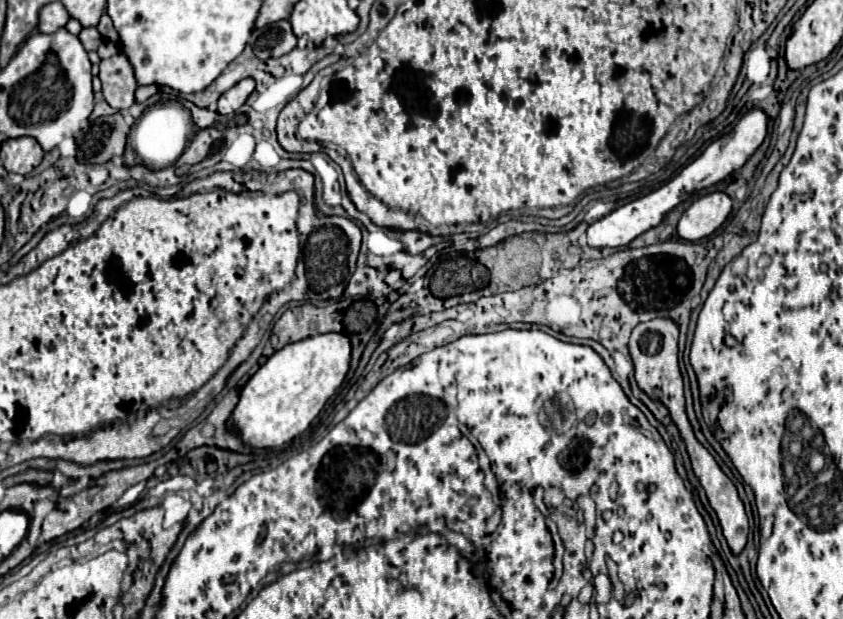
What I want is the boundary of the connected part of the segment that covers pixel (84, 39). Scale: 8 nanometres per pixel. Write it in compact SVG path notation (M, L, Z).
M89 27L89 29L83 29L81 33L79 33L79 39L81 39L81 43L83 43L83 47L87 49L87 52L97 51L97 47L101 45L101 33L95 29L95 27Z

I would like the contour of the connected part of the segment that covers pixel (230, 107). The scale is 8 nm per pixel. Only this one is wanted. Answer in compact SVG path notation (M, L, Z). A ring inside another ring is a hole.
M243 79L239 81L237 85L233 85L229 91L225 91L219 99L219 105L217 105L217 113L221 115L229 115L233 111L237 111L245 101L247 97L251 95L251 91L255 89L255 81L253 79Z

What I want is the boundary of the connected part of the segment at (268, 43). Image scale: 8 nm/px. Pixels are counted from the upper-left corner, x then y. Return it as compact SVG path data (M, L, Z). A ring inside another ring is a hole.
M277 21L263 29L253 29L249 45L259 59L271 59L287 55L297 45L297 37L293 35L289 21Z

